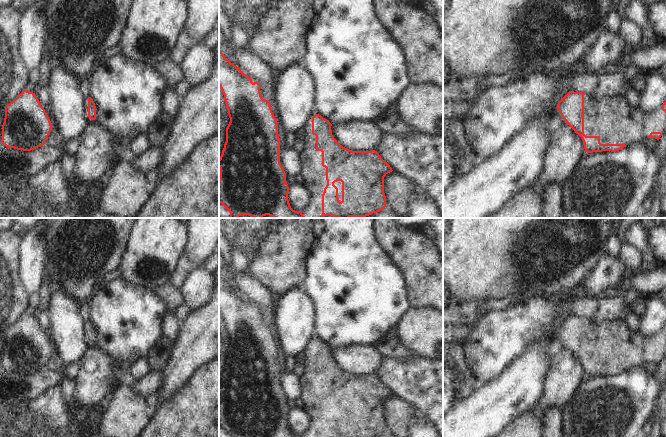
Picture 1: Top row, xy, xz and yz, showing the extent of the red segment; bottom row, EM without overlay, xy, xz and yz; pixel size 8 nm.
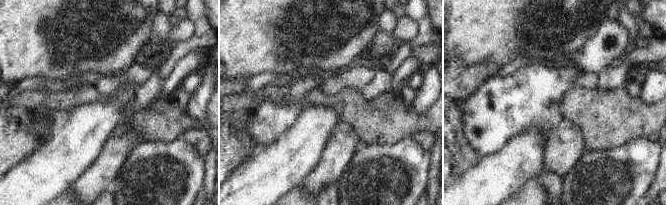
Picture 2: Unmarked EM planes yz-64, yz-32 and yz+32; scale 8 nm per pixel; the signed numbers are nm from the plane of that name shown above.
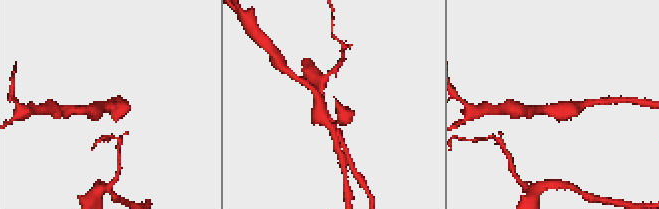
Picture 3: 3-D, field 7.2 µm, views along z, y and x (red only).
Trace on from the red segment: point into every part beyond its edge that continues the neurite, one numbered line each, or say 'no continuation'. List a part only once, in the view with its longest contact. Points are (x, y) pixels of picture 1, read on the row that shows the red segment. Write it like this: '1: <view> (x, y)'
1: yz (552, 106)

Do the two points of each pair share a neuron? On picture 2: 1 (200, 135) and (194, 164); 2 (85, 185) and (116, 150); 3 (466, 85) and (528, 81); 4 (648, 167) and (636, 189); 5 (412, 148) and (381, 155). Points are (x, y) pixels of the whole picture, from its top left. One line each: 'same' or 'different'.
1: different
2: same
3: different
4: same
5: same

